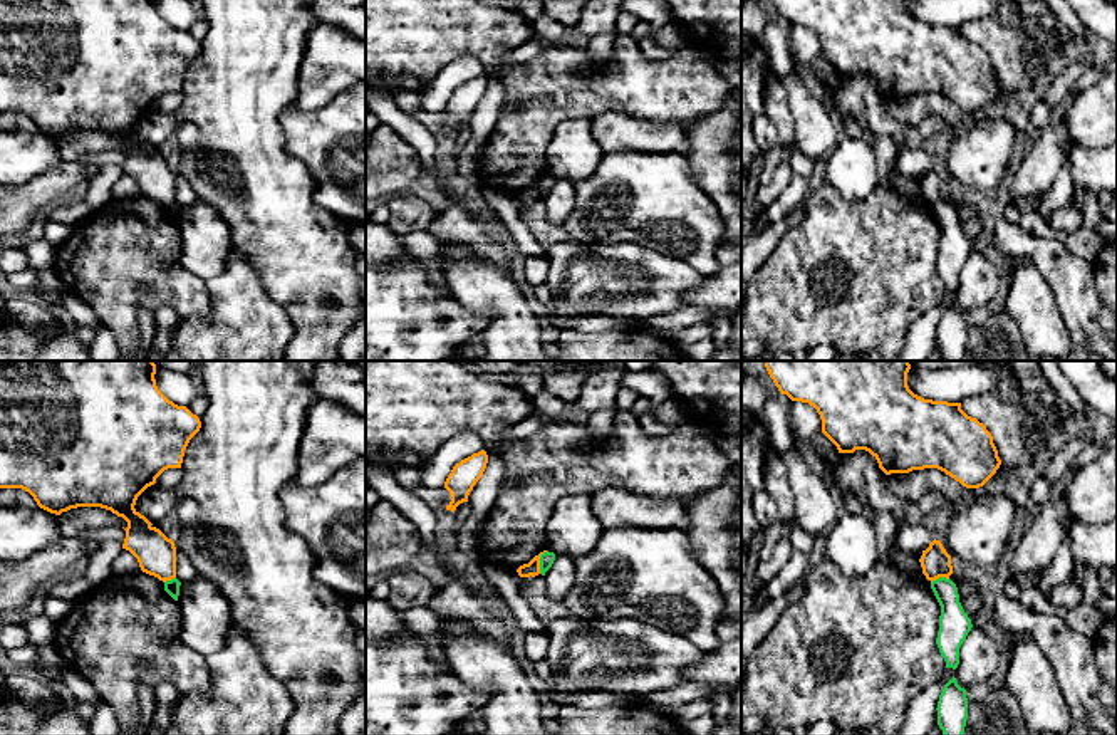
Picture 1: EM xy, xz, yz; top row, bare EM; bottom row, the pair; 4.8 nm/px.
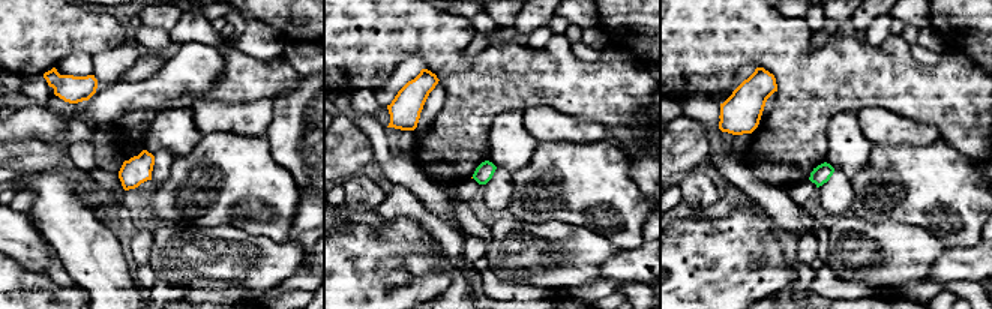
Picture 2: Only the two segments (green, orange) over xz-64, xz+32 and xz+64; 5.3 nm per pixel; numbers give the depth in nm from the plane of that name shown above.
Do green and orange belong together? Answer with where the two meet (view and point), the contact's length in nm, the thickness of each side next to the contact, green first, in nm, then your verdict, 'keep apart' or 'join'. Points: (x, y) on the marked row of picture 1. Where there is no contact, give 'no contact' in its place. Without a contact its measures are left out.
meets green in xz at (540, 561); contact 120 nm long; 70 nm thick on the green side, 70 nm on the other; keep apart

